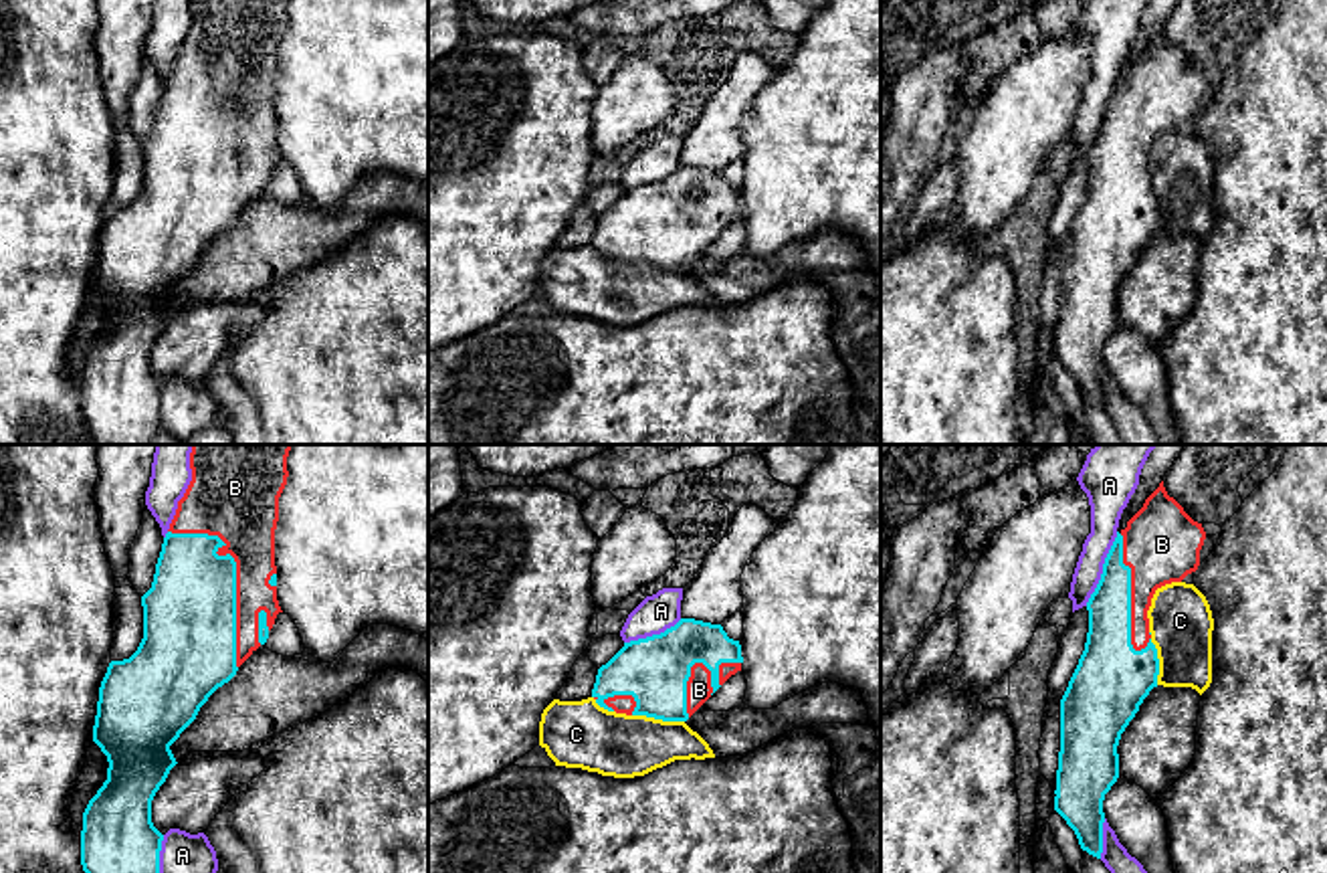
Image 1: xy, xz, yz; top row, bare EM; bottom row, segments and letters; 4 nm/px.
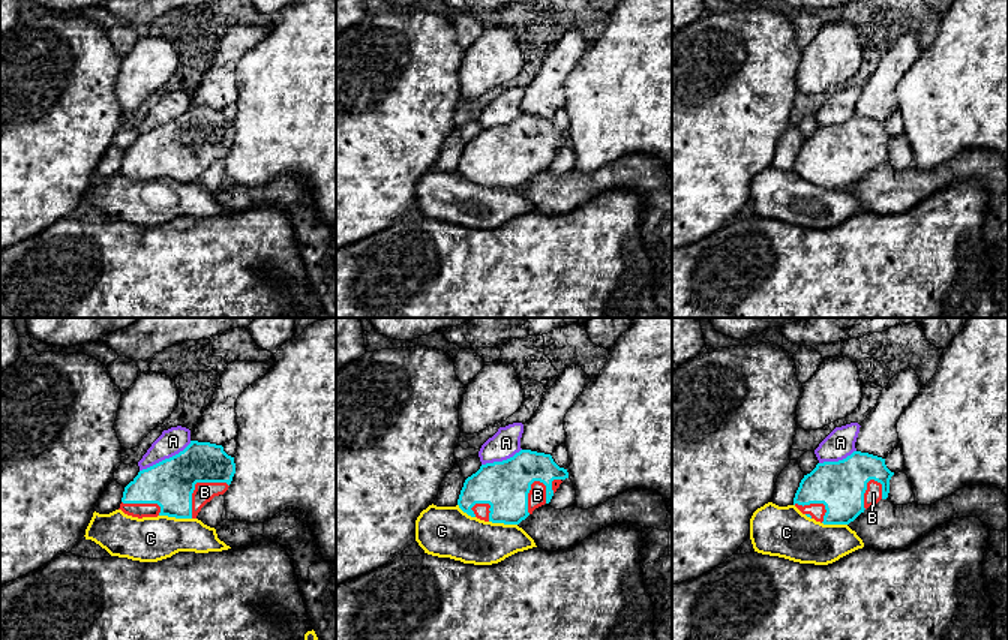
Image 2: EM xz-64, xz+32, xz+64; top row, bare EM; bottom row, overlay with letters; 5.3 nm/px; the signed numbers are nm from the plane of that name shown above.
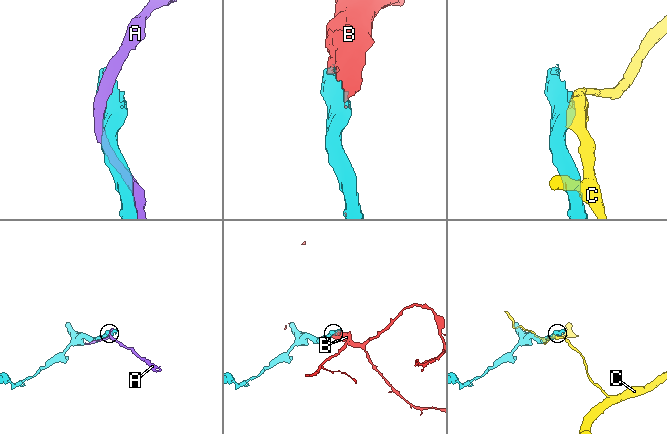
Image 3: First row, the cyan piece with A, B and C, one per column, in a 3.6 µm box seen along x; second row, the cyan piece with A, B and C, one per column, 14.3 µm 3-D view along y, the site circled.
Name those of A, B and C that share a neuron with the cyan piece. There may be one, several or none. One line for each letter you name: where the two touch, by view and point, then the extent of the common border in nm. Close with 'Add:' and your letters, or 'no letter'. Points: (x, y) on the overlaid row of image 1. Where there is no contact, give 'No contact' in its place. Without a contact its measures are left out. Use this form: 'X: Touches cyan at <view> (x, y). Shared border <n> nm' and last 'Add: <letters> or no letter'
B: Touches cyan at xy (235, 572). Shared border 600 nm
Add: B

